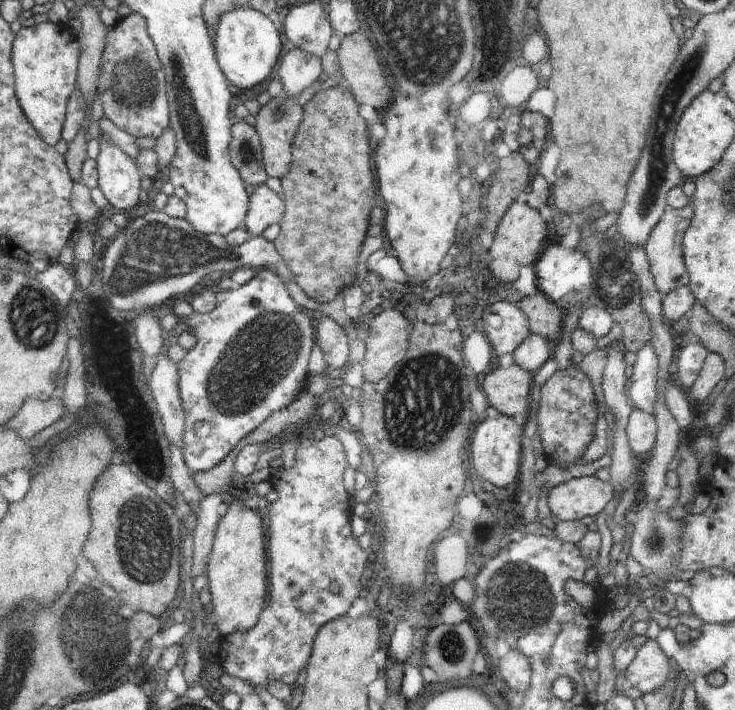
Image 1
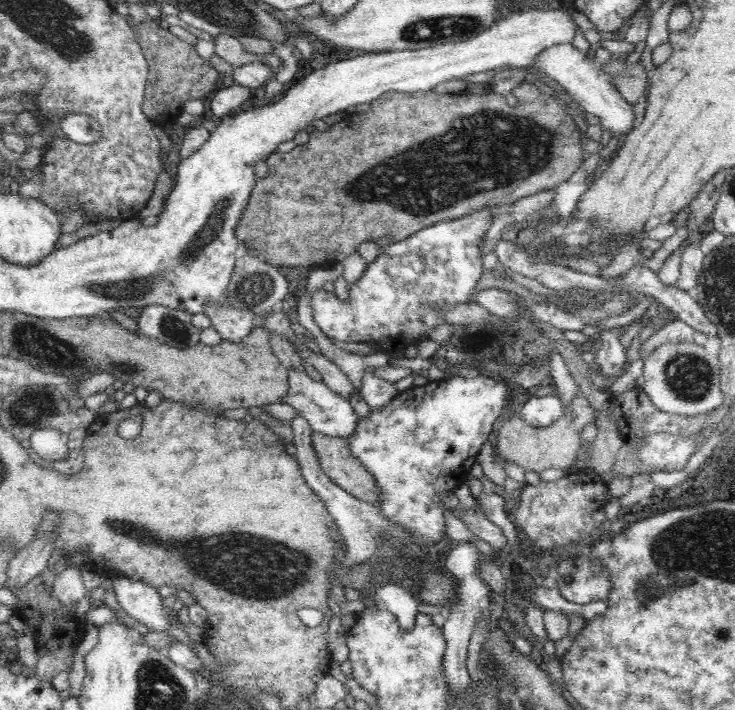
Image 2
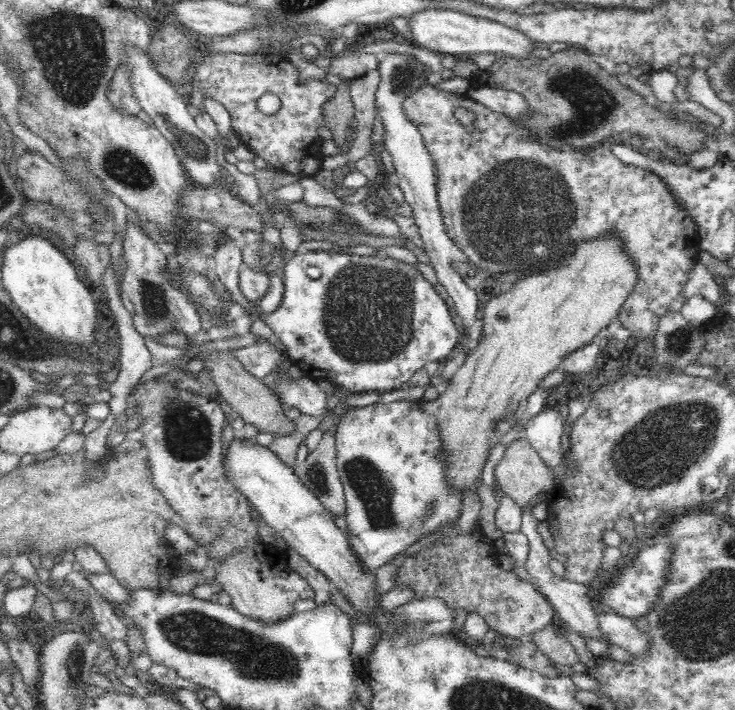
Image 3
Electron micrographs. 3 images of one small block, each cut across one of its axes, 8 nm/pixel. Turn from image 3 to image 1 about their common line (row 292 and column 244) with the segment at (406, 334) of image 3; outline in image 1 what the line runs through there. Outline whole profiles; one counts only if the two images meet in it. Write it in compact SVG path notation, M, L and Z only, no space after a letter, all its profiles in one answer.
M257 269L257 274L238 289L216 289L216 306L205 315L194 311L187 317L177 317L178 323L184 322L187 326L187 332L196 336L197 343L190 349L184 360L177 364L179 372L179 395L185 414L185 431L183 434L183 459L185 465L194 472L204 472L205 470L214 468L220 464L230 451L240 442L246 435L255 431L272 413L281 411L290 406L295 398L307 388L308 359L312 347L316 344L315 321L311 318L309 312L301 309L294 303L294 300L288 294L287 288L283 280L270 269Z

